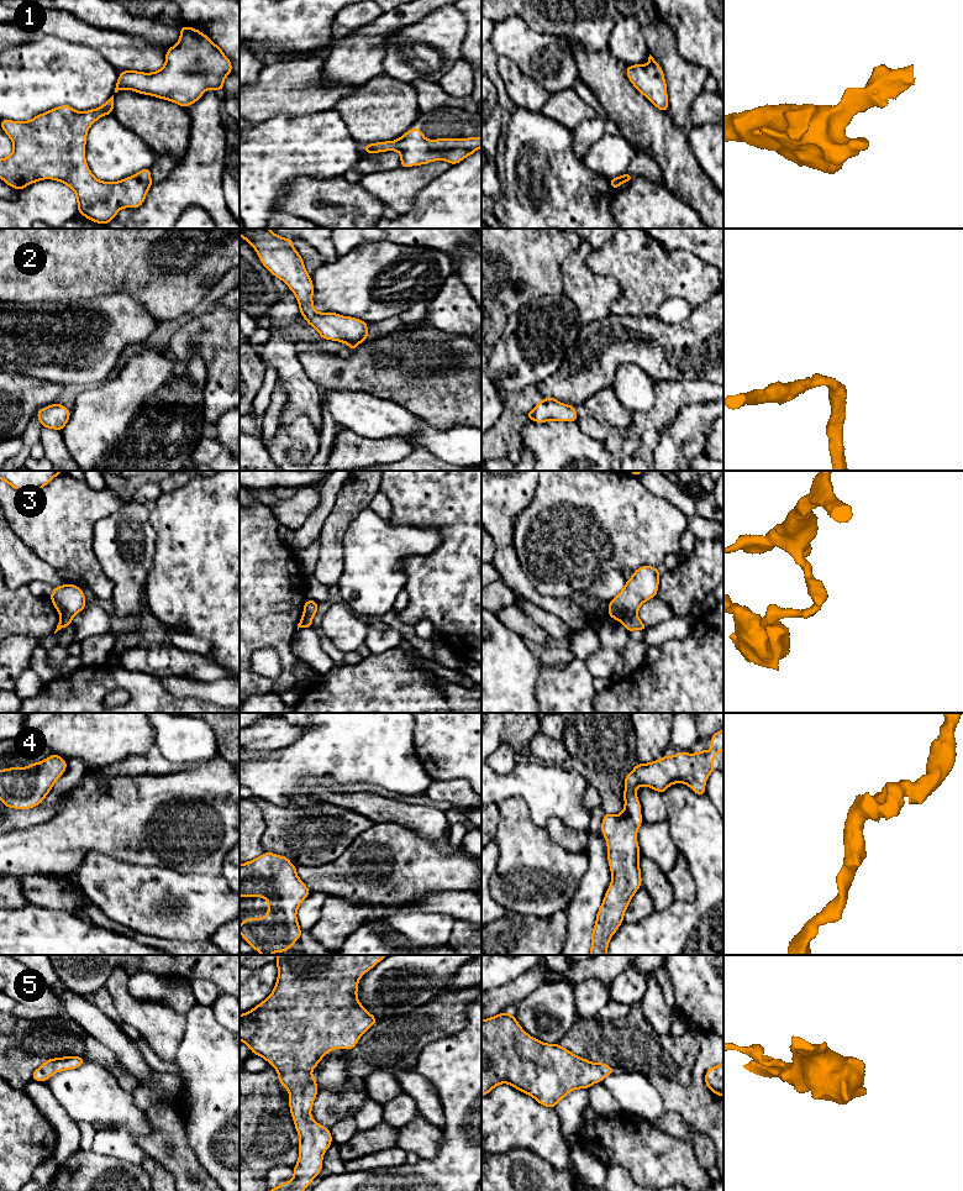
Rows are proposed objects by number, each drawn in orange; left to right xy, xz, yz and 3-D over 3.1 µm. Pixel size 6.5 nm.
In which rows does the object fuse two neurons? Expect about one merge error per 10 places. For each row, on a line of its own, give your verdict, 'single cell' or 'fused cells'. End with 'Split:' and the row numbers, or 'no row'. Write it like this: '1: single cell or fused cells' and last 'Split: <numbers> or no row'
1: single cell
2: single cell
3: fused cells
4: single cell
5: single cell
Split: 3

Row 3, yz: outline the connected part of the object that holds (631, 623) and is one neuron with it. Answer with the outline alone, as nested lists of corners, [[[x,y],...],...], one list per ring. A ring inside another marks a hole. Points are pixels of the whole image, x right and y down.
[[[632,614],[630,617],[626,617],[622,620],[622,624],[627,629],[628,633],[637,630],[637,629],[641,629],[643,631],[646,631],[648,629],[648,626],[640,620],[637,614]]]

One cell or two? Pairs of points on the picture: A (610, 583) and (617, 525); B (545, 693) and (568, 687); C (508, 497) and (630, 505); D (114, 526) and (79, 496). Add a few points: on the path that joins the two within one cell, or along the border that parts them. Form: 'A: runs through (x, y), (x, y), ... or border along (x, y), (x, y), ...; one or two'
A: border along (622, 571), (610, 570), (603, 573), (588, 588); two
B: runs through (551, 693), (562, 693); one
C: border along (537, 483), (532, 500), (515, 520); two
D: border along (129, 502), (95, 524), (93, 545); two

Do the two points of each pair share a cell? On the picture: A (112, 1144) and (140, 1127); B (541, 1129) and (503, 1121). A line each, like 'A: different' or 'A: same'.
A: same
B: same

